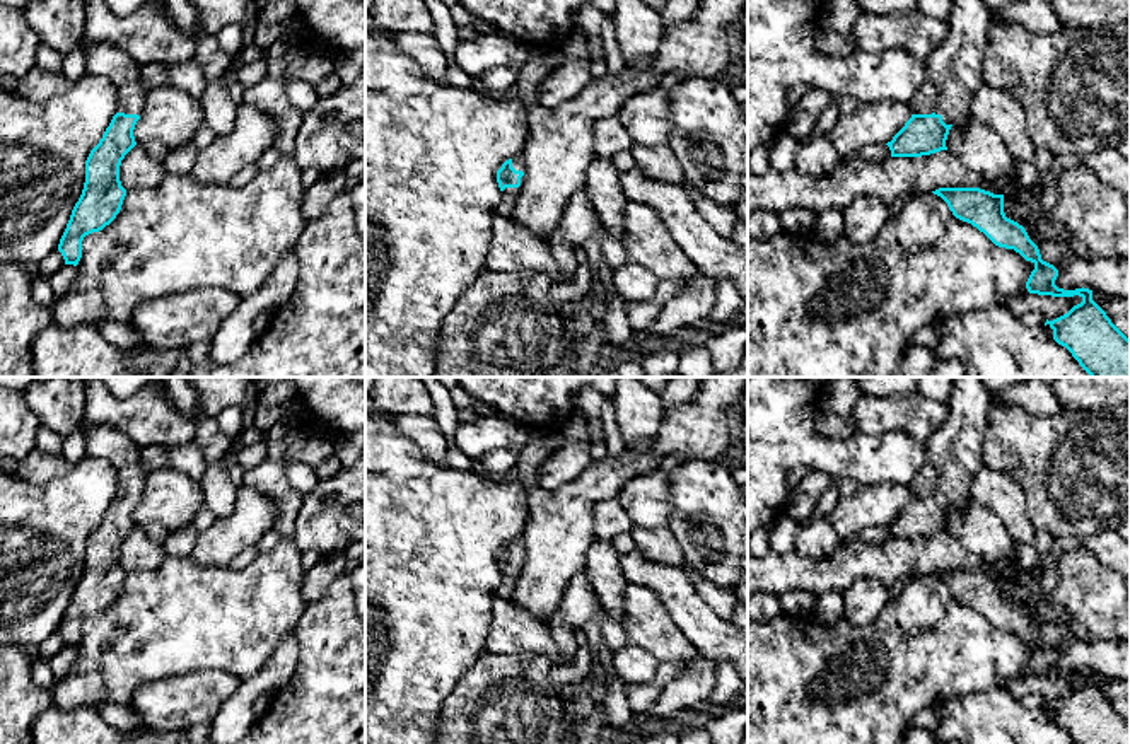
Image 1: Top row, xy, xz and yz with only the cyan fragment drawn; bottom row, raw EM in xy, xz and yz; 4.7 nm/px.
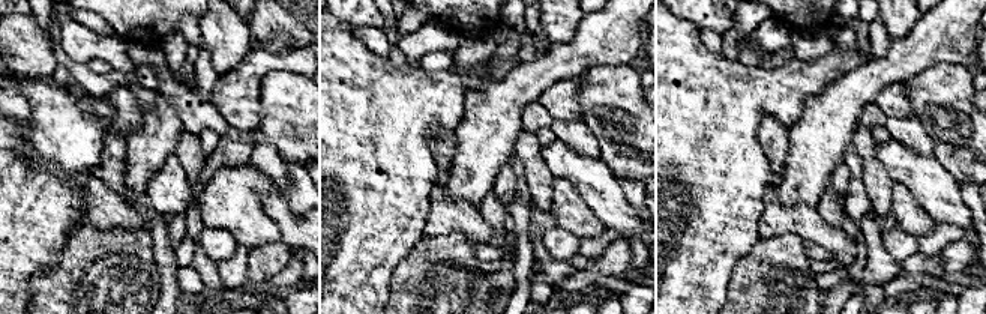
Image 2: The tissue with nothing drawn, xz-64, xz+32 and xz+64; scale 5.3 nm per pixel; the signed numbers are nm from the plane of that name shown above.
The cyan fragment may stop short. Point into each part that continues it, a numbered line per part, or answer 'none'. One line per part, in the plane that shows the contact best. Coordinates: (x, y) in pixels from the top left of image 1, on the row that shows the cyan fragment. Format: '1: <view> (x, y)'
1: yz (955, 69)

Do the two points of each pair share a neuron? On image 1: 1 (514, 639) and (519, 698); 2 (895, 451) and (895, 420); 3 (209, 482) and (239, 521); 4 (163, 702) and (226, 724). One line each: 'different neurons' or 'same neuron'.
1: different neurons
2: different neurons
3: different neurons
4: different neurons

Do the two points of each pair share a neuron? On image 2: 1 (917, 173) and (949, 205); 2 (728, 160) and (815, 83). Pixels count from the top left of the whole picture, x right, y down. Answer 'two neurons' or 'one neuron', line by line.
1: one neuron
2: one neuron

